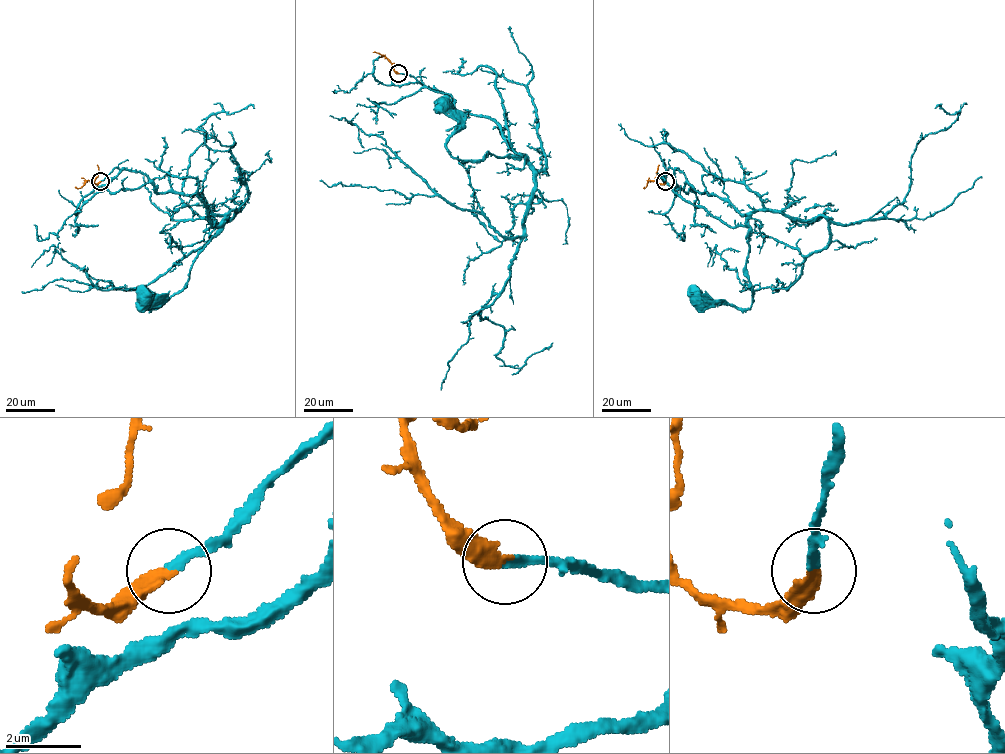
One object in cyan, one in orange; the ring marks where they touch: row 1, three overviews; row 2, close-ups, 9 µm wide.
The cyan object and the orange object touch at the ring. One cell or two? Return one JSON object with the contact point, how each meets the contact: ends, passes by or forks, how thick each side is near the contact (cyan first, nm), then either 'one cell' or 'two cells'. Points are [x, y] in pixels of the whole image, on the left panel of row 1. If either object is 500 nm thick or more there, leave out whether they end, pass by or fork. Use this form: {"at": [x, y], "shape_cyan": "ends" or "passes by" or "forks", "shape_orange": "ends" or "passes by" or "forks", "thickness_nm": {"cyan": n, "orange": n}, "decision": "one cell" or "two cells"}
{"at": [100, 181], "shape_cyan": "ends", "shape_orange": "ends", "thickness_nm": {"cyan": 200, "orange": 380}, "decision": "one cell"}

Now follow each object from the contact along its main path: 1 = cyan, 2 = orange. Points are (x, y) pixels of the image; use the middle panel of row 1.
1: (398, 74), (448, 94), (456, 108), (489, 116), (522, 155), (453, 157), (446, 143), (458, 122), (441, 104)
2: (398, 74), (386, 57), (373, 52)

